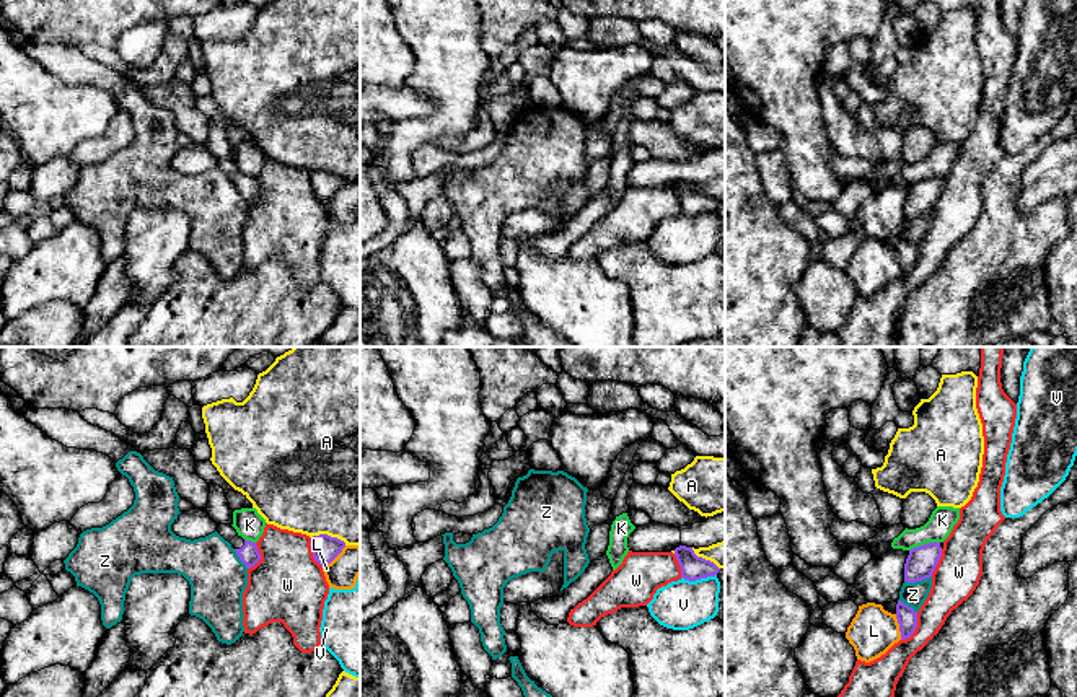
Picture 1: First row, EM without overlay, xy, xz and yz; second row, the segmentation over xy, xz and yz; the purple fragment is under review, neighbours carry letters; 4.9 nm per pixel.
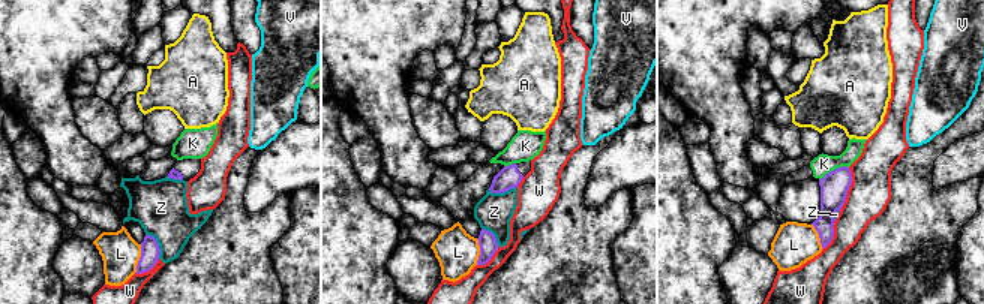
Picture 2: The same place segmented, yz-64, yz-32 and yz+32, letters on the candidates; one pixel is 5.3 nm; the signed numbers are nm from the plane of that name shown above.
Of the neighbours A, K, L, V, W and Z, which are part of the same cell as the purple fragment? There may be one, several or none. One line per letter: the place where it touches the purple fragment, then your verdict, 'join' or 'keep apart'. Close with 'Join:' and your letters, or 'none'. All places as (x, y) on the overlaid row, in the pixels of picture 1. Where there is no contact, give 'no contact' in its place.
A: xy (329, 536) | keep apart
K: yz (924, 544) | keep apart
L: yz (900, 627) | keep apart
V: xz (698, 578) | keep apart
W: yz (914, 629) | keep apart
Z: yz (918, 580) | keep apart
Join: none

